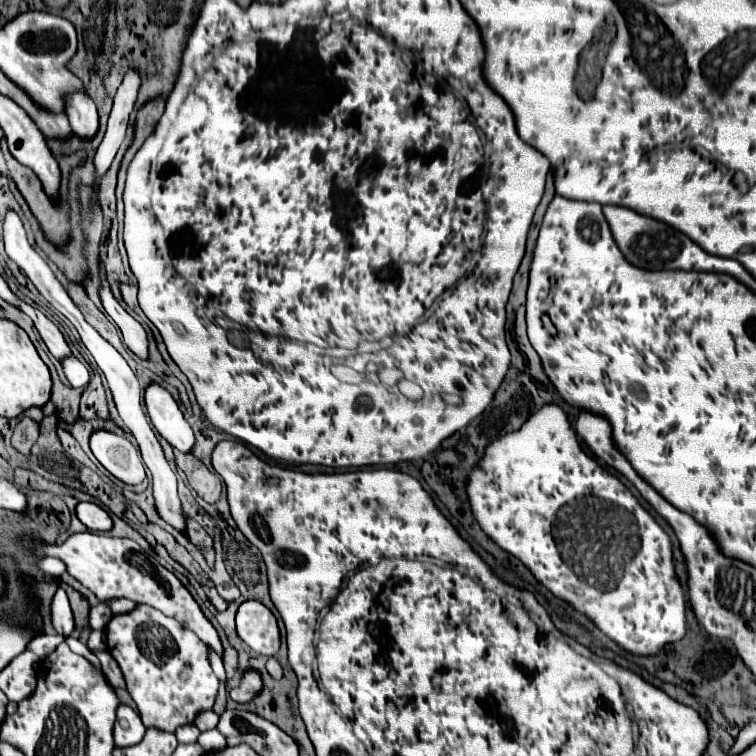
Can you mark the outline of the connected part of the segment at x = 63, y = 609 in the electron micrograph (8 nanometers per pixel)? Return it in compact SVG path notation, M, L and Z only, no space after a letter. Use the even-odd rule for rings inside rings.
M57 588L53 600L51 600L51 624L61 636L69 636L75 630L73 624L73 612L69 608L69 600L63 588Z

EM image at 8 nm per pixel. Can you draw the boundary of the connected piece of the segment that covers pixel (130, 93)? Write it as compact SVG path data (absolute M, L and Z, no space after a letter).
M129 68L115 98L113 98L113 108L109 114L109 122L107 122L107 132L105 138L95 154L95 168L97 168L97 176L103 176L107 172L107 168L111 166L111 160L115 158L123 138L125 138L125 130L127 130L127 122L129 122L129 114L133 112L133 104L137 100L137 92L141 86L141 74L139 70Z

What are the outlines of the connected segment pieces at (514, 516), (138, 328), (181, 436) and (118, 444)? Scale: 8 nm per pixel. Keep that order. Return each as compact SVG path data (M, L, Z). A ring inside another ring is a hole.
M549 404L543 406L539 412L535 412L529 422L525 422L525 426L519 432L513 434L505 434L499 438L499 442L495 442L493 446L489 446L489 450L485 450L485 456L481 460L479 470L473 470L473 474L469 474L469 502L471 502L471 510L479 522L479 526L483 528L483 532L495 540L505 552L511 552L515 558L519 558L533 574L535 578L549 588L557 598L563 598L565 602L569 602L575 610L579 610L581 614L589 616L611 640L615 640L621 648L633 652L633 654L657 654L659 650L663 650L663 646L667 642L679 642L685 636L685 594L683 588L675 576L675 568L673 568L673 556L671 556L671 540L669 536L663 532L663 528L655 522L655 518L641 508L641 504L633 498L633 494L609 472L605 472L591 456L587 456L577 438L575 432L565 416L565 412L557 406L557 404Z
M99 264L99 274L101 274L101 280L103 280L103 288L101 288L101 302L109 314L109 318L119 326L121 334L123 334L123 342L125 346L139 358L149 358L149 342L147 342L147 334L143 330L143 326L129 314L125 312L125 308L113 298L111 290L109 290L109 284L105 280L105 272L103 272L103 266Z
M151 384L145 390L145 404L155 430L173 448L181 452L191 452L191 448L195 446L195 434L183 418L183 412L179 410L173 396L159 384Z
M95 430L89 438L89 446L93 456L99 460L99 464L109 470L115 478L119 478L125 484L139 484L145 480L145 464L141 462L141 452L137 450L135 444L123 434L113 434L107 430Z

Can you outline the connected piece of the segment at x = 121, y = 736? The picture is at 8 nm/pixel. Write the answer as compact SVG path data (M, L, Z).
M119 704L113 736L115 736L115 746L133 746L143 740L145 726L133 708Z

